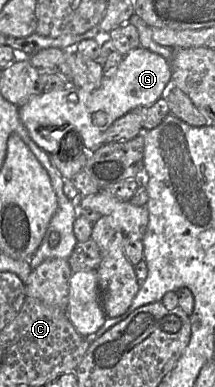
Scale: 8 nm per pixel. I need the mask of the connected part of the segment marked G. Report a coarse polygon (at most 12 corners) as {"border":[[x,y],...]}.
{"border":[[139,46],[86,92],[43,91],[19,107],[48,154],[102,145],[115,120],[164,97],[168,60]]}

